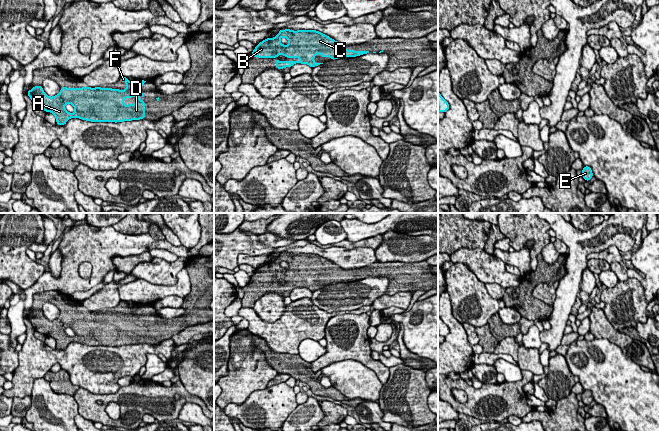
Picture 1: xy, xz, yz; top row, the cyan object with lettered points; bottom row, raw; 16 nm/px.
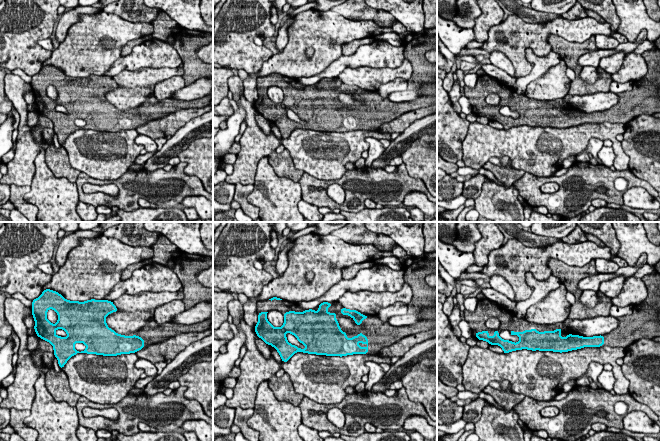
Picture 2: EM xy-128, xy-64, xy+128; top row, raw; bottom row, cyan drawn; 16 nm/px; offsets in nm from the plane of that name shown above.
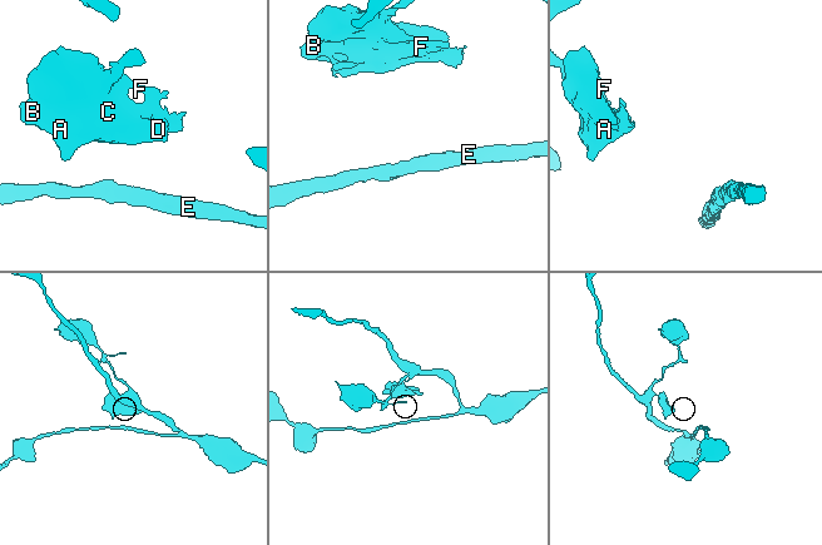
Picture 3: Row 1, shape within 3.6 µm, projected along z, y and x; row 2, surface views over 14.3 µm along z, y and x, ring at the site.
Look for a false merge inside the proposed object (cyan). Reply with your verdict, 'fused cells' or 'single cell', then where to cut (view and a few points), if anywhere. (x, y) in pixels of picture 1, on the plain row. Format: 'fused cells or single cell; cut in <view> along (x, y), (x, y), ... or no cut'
single cell; no cut

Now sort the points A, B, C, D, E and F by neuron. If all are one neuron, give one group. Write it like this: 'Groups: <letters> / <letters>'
Groups: A B C D E F

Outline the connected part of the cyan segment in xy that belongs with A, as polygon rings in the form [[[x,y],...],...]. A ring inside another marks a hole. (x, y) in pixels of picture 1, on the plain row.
[[[121,300],[121,306],[126,307],[125,314],[82,311],[62,311],[60,316],[50,321],[42,309],[34,310],[27,315],[35,331],[50,336],[56,341],[57,349],[65,349],[71,342],[79,342],[90,346],[124,346],[145,343],[144,317],[139,318],[139,311],[144,311],[146,305],[140,307],[138,303],[130,306],[127,301]],[[136,321],[134,328],[124,328],[125,322]],[[66,328],[71,328],[75,336],[70,337],[65,333]]]

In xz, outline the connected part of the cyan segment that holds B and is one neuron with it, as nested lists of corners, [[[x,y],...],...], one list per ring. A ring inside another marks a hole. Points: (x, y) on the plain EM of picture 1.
[[[281,253],[274,261],[268,261],[256,269],[251,276],[251,281],[275,283],[276,293],[292,291],[294,288],[307,288],[311,292],[323,287],[316,287],[317,278],[321,282],[329,281],[331,284],[343,281],[357,281],[369,277],[369,275],[355,275],[343,273],[342,269],[317,254],[291,254]],[[284,279],[287,282],[300,282],[300,285],[280,285],[276,282]]]

